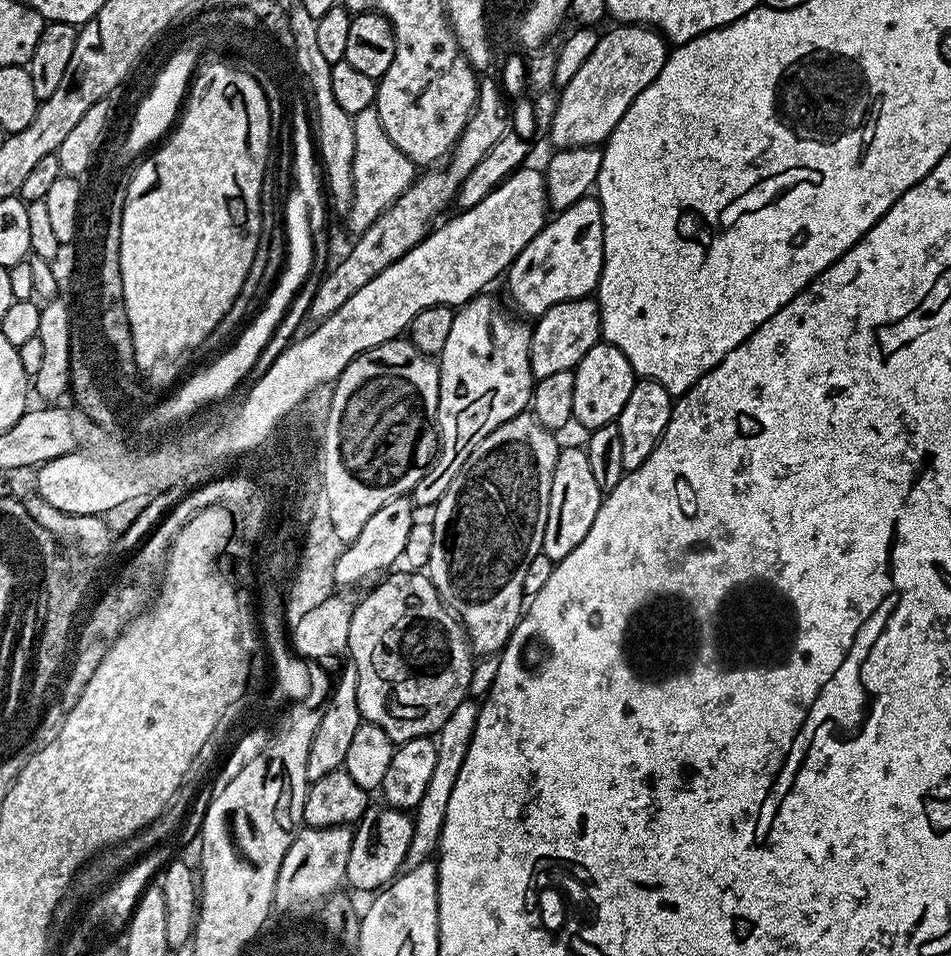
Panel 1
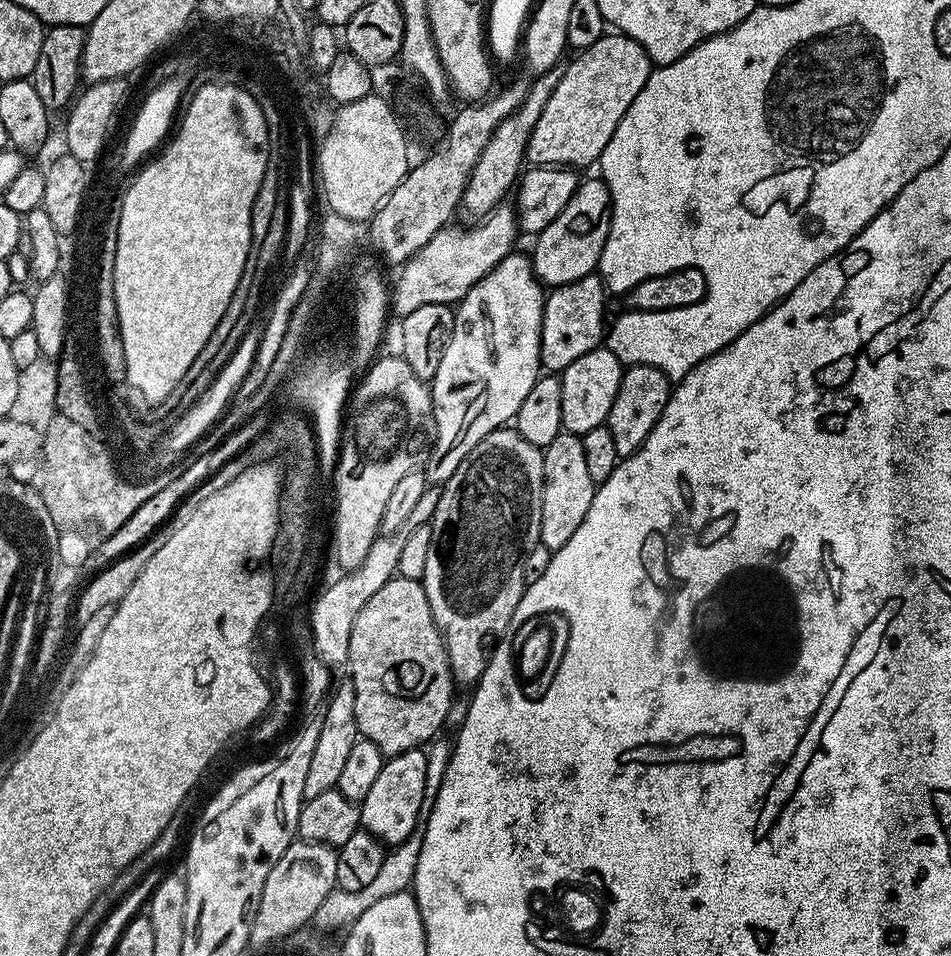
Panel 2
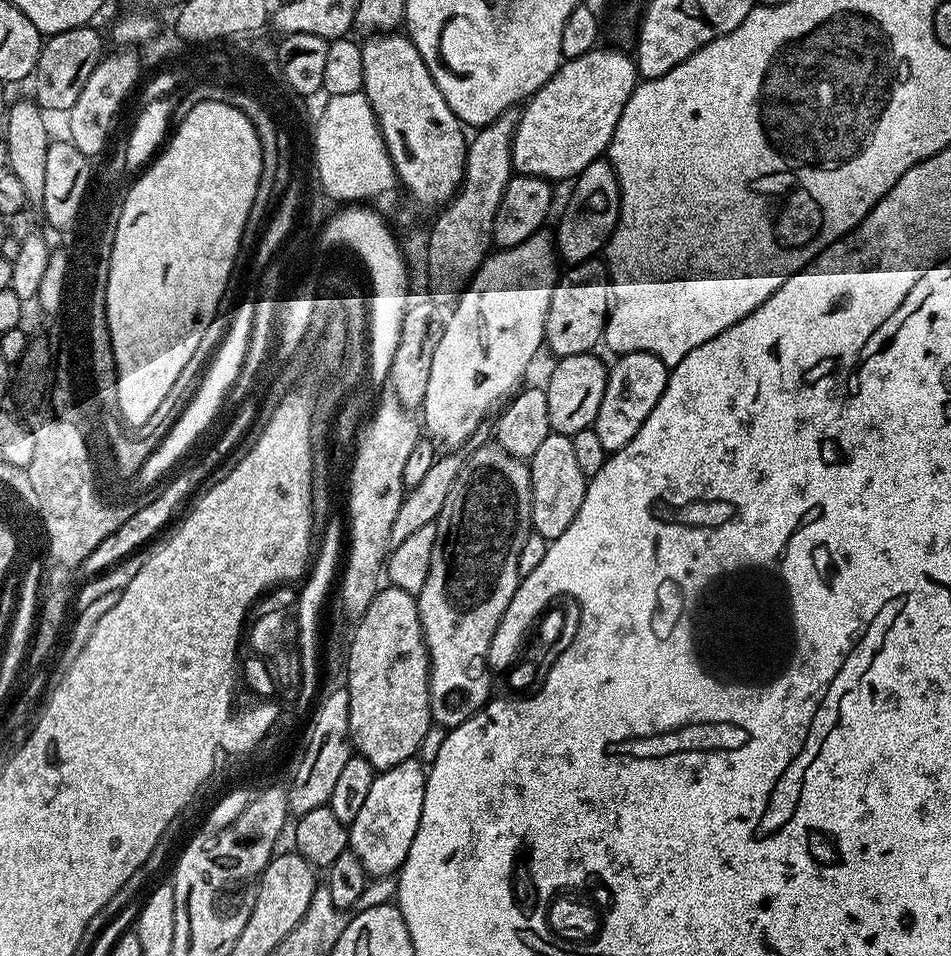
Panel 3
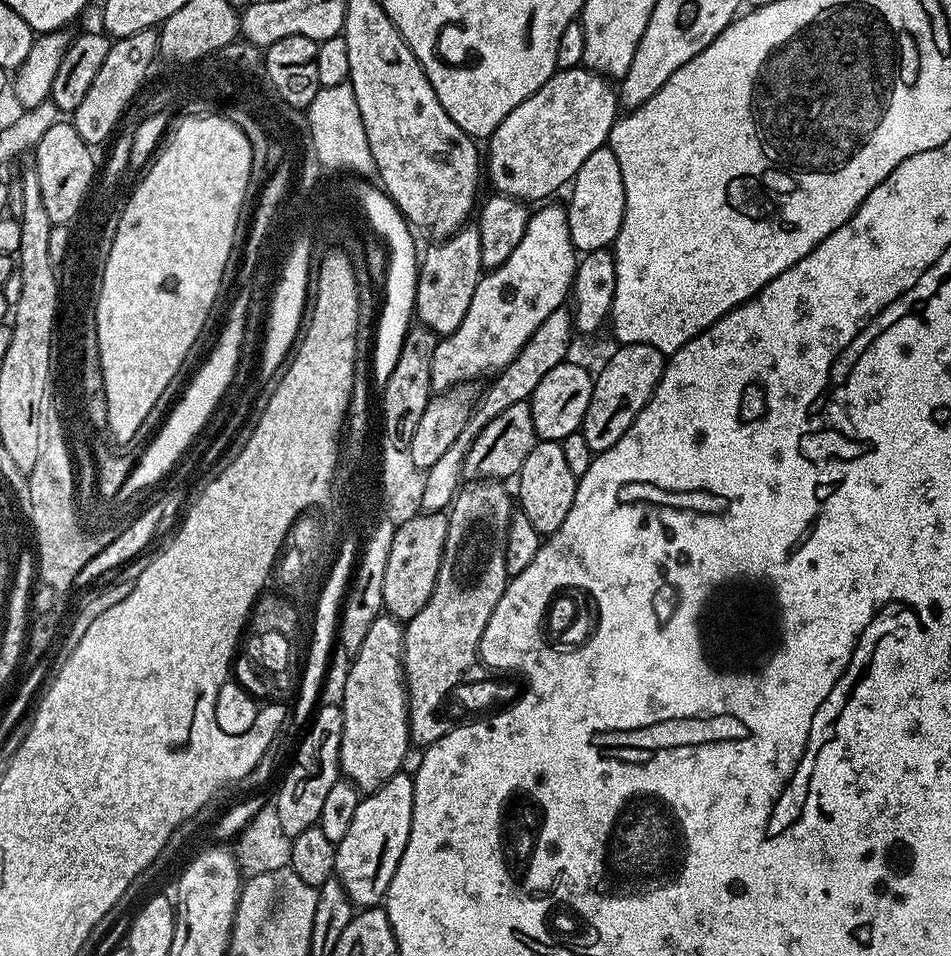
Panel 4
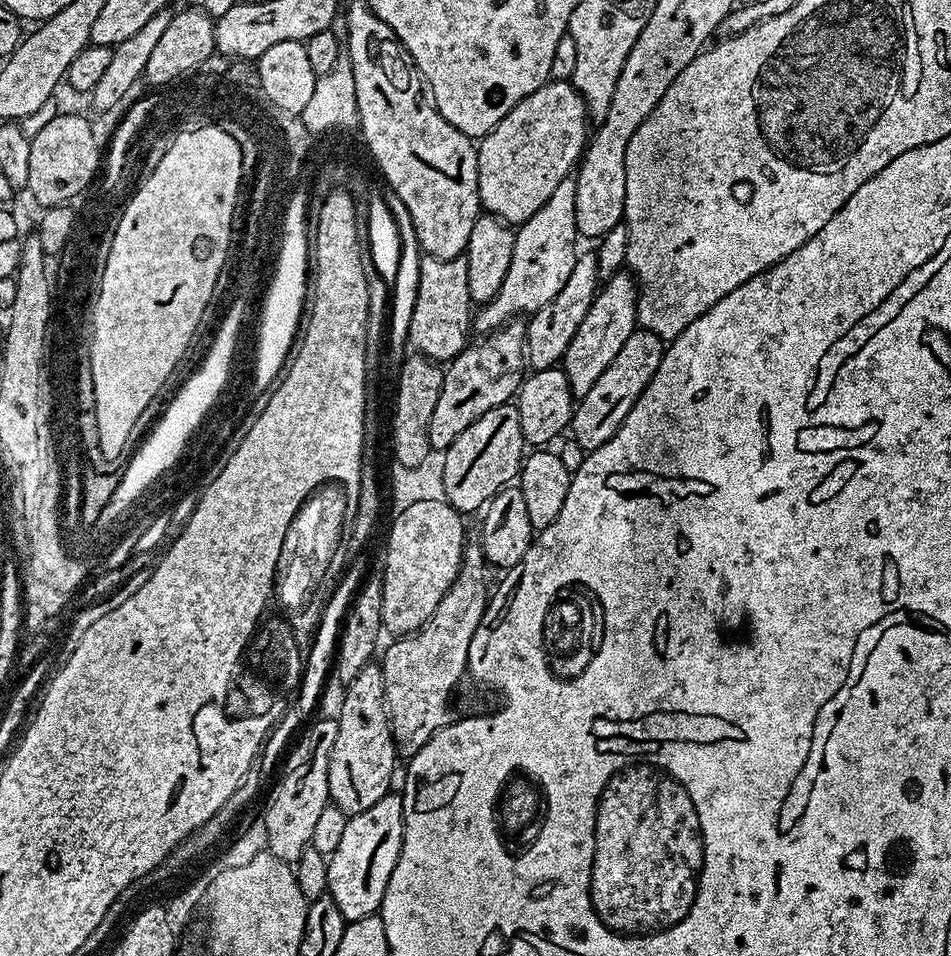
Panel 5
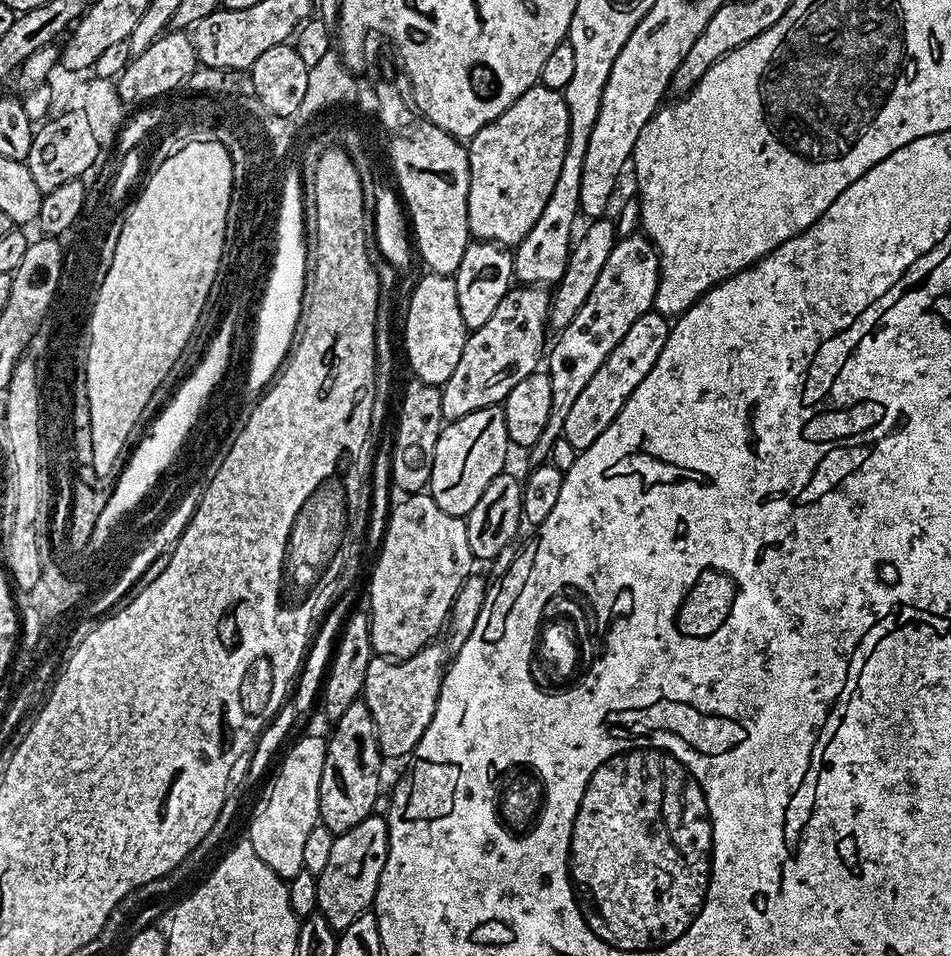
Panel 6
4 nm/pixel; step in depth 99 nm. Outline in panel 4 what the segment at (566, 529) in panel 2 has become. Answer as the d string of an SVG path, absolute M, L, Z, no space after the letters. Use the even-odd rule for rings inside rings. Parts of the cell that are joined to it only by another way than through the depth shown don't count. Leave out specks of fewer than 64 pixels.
M537 439L530 454L526 454L526 462L522 462L515 481L517 484L514 487L514 496L518 501L519 511L530 518L530 526L534 526L541 537L551 536L558 530L558 526L562 526L562 522L566 522L566 514L570 514L570 506L574 506L577 479L562 454L560 441Z

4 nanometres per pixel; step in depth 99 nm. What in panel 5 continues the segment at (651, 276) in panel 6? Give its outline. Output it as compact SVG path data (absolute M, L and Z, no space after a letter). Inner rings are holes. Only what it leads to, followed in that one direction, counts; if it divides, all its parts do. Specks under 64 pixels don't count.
M621 270L605 279L601 288L597 291L590 310L578 326L577 333L570 340L566 348L566 354L560 363L560 367L567 374L567 382L571 387L575 399L581 400L590 392L600 374L610 362L614 360L619 350L626 344L630 334L637 328L637 302L639 300L639 287L631 273Z

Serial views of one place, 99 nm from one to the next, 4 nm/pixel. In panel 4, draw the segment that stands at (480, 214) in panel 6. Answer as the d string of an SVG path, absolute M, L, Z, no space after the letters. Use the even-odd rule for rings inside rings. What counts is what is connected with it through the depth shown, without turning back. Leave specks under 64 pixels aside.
M586 67L562 68L553 72L541 88L530 98L523 100L502 122L491 136L487 137L486 148L486 176L492 179L492 184L501 196L513 196L515 200L544 202L560 187L571 185L573 178L578 174L582 162L594 154L594 150L605 147L608 143L610 130L618 119L618 92L615 87L599 72L593 72Z

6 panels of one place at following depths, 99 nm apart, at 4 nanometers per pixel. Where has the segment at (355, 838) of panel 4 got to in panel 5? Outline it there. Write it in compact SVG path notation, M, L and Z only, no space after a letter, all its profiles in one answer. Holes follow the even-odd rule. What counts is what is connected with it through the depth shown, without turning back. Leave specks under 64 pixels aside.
M389 794L378 798L378 802L370 806L370 810L362 810L362 814L348 817L346 831L338 841L338 850L334 850L334 854L327 857L327 895L334 898L345 921L354 922L358 918L379 913L380 903L390 882L390 874L394 874L403 841L403 795Z

